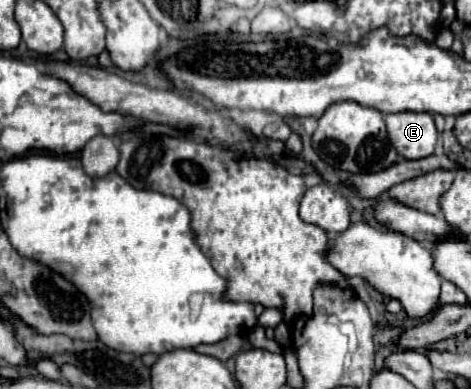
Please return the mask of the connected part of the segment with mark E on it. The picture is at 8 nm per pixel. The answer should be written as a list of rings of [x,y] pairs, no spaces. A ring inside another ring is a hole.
[[[400,112],[386,114],[388,136],[400,156],[406,160],[420,160],[434,154],[438,130],[432,114],[426,112]]]

